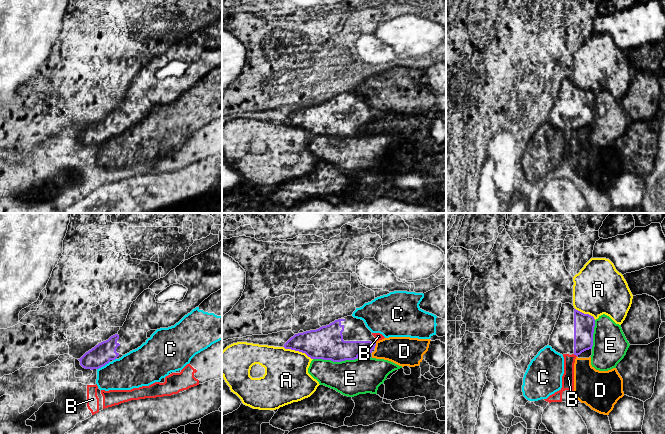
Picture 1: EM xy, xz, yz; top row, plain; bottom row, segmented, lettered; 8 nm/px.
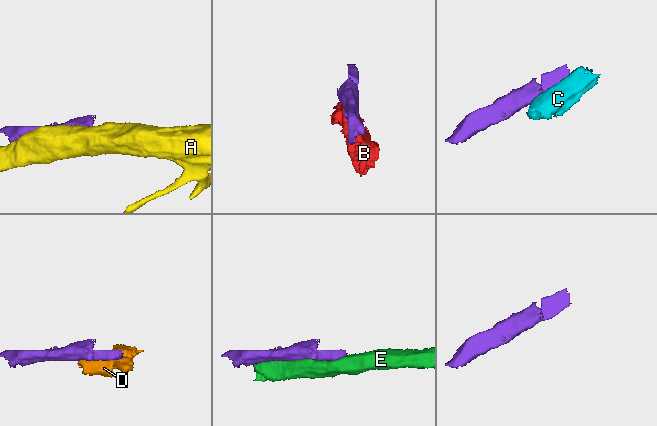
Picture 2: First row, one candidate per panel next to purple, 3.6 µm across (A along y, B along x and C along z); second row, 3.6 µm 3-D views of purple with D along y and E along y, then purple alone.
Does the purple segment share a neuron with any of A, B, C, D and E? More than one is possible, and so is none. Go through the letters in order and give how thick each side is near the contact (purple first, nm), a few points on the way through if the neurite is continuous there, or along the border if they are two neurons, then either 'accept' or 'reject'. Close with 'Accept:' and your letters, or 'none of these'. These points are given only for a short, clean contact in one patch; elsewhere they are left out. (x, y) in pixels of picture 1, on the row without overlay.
A: calibres 260 and 360 nm; reject
B: calibres 160 and 100 nm; reject
C: calibres 170 and 280 nm; border xy (109, 137), (97, 145); reject
D: calibres 160 and 240 nm; reject
E: calibres 260 and 280 nm; reject
Accept: none of these

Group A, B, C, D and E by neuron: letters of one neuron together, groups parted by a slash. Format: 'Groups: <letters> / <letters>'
Groups: A / B D / C / E

